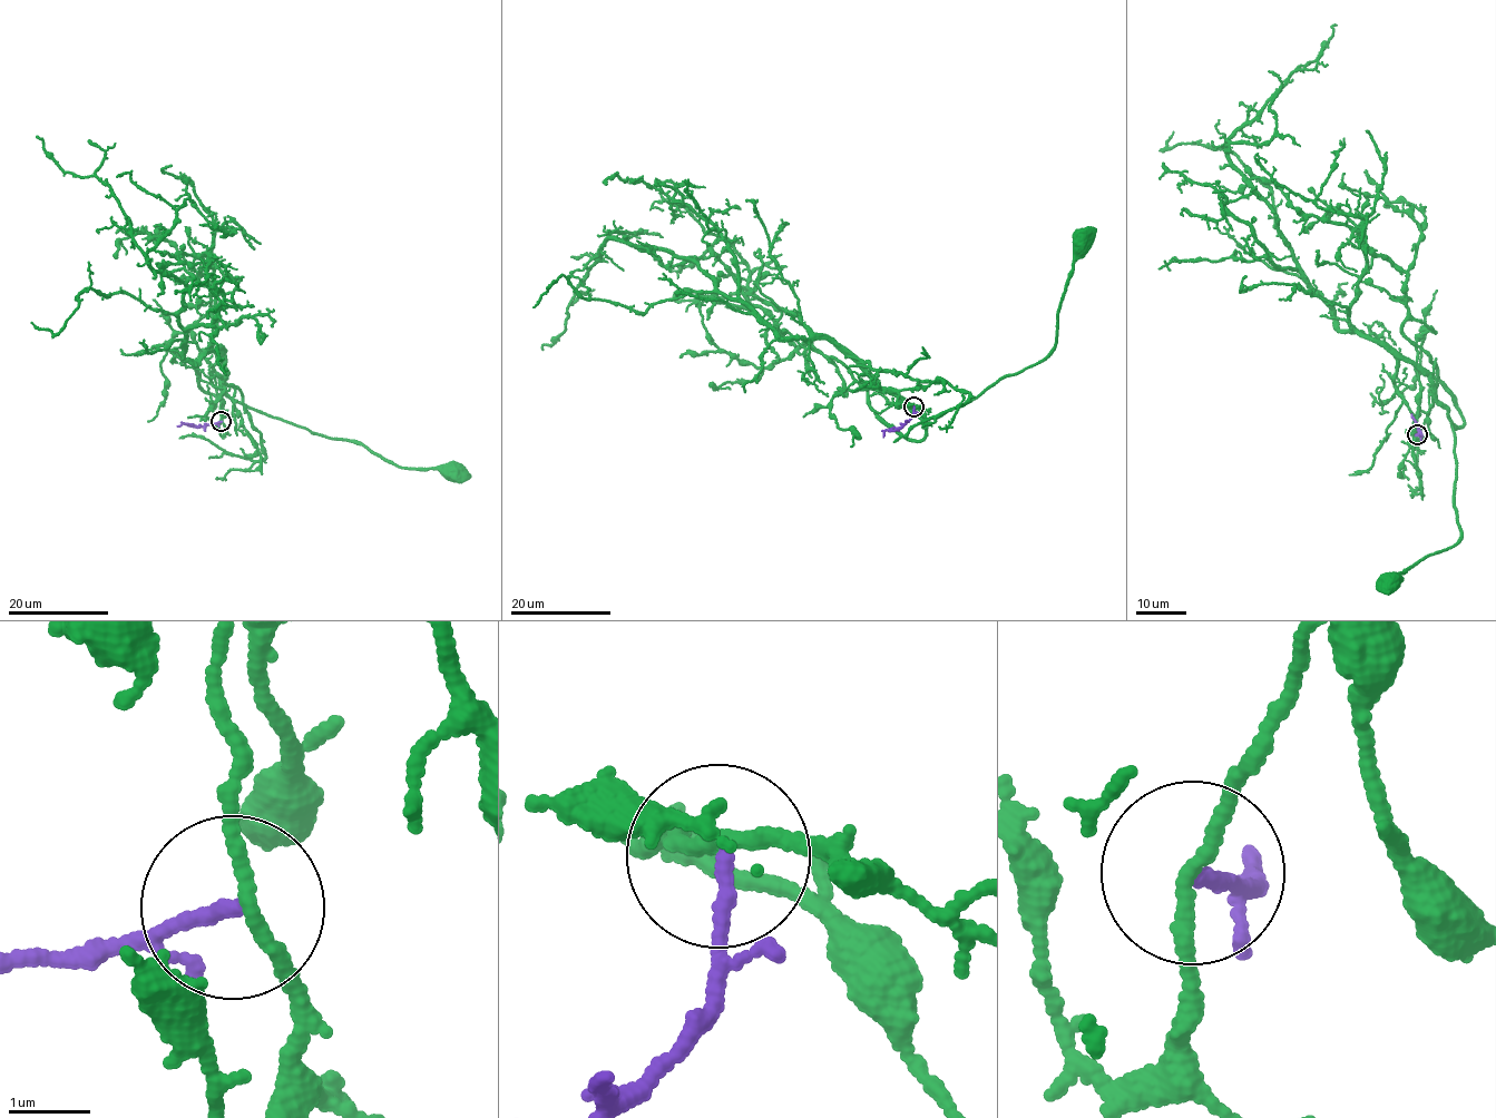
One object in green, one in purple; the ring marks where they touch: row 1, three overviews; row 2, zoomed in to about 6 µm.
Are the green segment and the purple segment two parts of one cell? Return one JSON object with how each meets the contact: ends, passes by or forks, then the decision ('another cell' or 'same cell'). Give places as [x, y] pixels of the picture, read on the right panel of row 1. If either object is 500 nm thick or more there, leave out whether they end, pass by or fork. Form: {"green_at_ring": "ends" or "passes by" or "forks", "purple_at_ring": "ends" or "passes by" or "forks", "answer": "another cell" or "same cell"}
{"green_at_ring": "passes by", "purple_at_ring": "ends", "answer": "another cell"}

